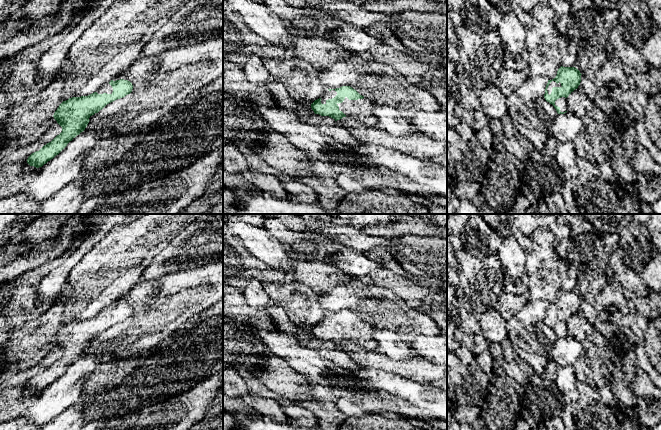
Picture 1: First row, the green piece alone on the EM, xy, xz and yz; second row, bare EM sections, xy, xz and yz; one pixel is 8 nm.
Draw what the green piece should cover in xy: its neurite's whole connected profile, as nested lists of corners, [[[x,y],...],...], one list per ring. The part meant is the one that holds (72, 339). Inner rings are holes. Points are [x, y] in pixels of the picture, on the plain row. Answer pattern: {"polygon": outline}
{"polygon": [[[111,304],[88,320],[72,321],[63,325],[53,339],[62,351],[62,356],[39,375],[32,377],[27,387],[36,392],[42,391],[85,354],[92,339],[98,337],[107,328],[130,318],[132,313],[133,309],[128,304]]]}

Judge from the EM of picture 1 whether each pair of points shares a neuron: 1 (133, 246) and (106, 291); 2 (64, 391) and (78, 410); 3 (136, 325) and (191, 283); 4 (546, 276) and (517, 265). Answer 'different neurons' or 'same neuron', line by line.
1: same neuron
2: different neurons
3: same neuron
4: different neurons

